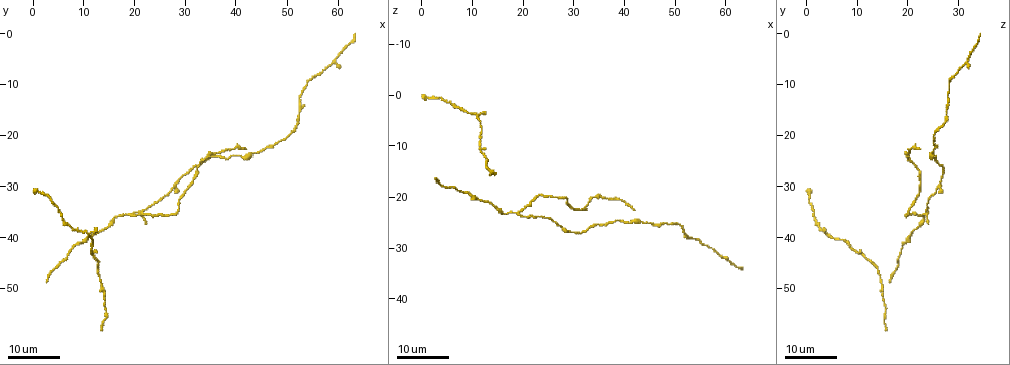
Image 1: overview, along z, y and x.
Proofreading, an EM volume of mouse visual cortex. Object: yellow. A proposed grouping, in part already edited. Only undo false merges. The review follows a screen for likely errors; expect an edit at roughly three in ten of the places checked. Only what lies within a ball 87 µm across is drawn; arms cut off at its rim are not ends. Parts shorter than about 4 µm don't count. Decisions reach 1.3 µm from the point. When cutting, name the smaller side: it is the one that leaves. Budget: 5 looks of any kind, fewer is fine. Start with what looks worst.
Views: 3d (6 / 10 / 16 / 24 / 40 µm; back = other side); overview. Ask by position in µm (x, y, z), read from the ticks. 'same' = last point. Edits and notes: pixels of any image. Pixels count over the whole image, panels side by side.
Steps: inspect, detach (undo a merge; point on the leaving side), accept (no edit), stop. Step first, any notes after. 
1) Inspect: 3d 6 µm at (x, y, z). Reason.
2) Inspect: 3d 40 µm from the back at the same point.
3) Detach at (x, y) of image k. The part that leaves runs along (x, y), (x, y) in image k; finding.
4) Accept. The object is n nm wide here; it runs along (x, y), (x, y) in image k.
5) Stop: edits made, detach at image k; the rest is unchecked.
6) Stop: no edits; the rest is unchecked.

Inspect: 3d 24 µm at (18.5, 35.5, 23.0). A fork.

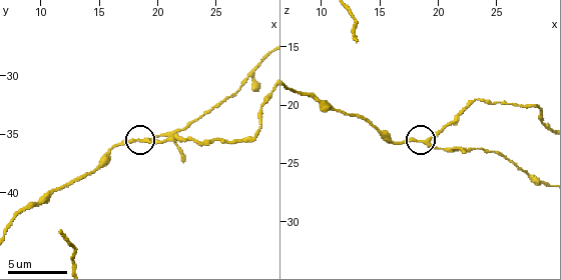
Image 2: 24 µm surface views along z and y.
Inspect: 3d 6 µm at (19.0, 35.4, 23.2).

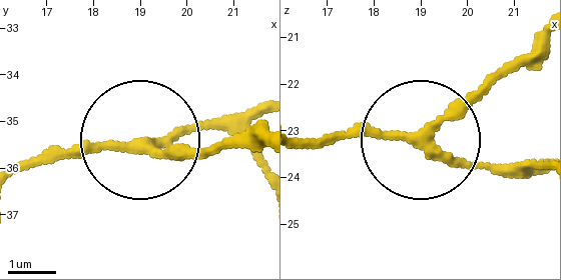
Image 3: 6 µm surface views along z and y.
Accept. 3 arms meet here; one neuron here.

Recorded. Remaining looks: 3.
Inspect: 3d 16 µm at (37.5, 23.5, 20.5). Calibre changes.

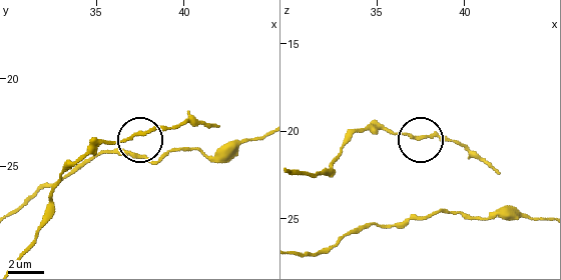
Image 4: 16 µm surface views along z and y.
Inspect: 3d 10 µm at (37.5, 23.1, 20.4). Closer look.

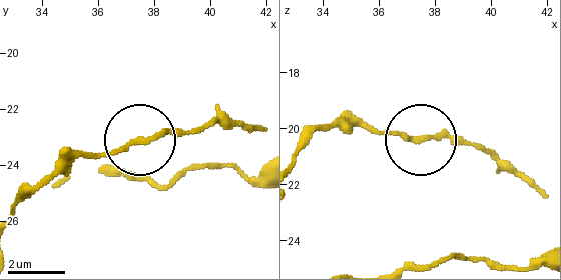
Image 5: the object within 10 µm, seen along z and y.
Detach at (159, 132) of image 5. The part that leaves runs along (120, 152), (211, 123), (261, 126) in image 5; a second neuron is stuck on.

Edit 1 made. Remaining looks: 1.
Stop: edits made, detach at image 5; the rest is unchecked.

